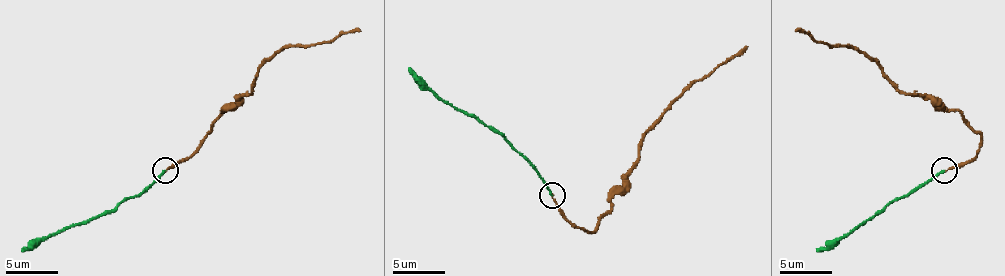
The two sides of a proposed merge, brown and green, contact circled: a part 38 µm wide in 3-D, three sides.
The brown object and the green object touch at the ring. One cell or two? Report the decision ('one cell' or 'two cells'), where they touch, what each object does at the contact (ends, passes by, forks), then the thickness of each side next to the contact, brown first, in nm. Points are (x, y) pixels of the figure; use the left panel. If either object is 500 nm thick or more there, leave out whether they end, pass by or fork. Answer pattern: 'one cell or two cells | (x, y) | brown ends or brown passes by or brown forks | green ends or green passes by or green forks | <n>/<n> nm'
one cell | (165, 170) | brown ends | green ends | 110/160 nm

